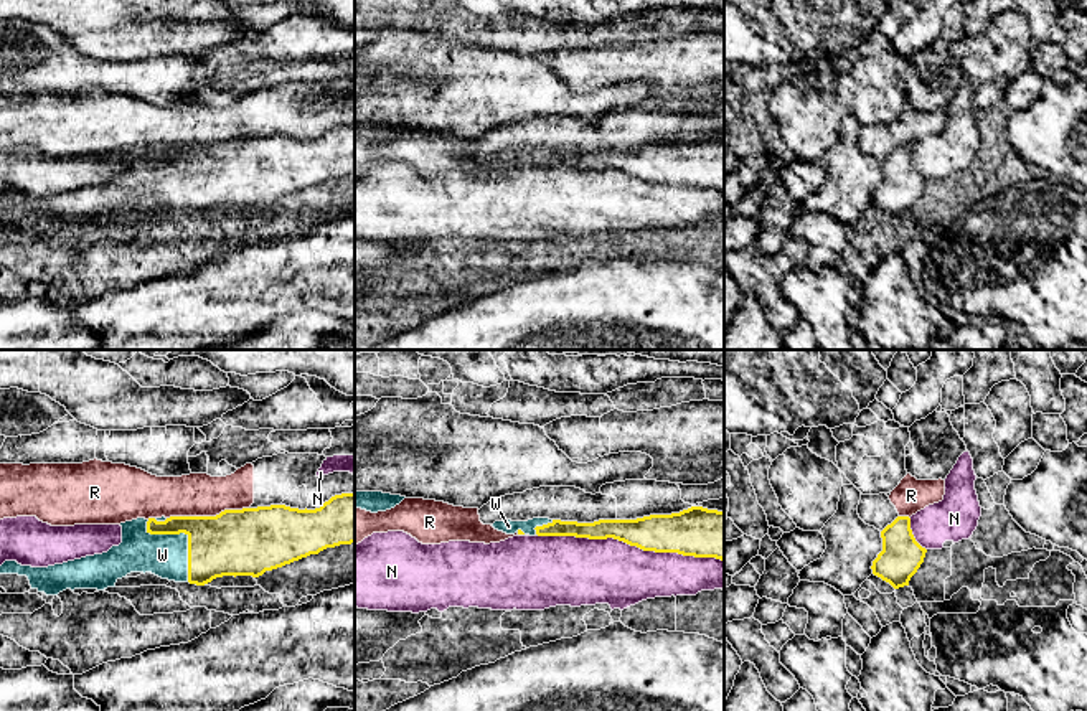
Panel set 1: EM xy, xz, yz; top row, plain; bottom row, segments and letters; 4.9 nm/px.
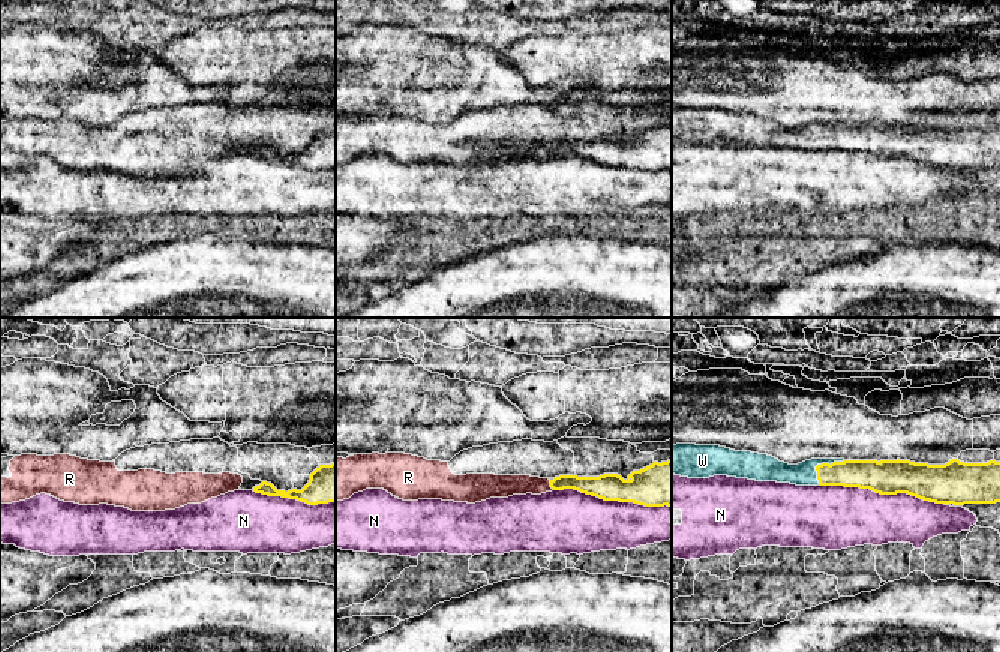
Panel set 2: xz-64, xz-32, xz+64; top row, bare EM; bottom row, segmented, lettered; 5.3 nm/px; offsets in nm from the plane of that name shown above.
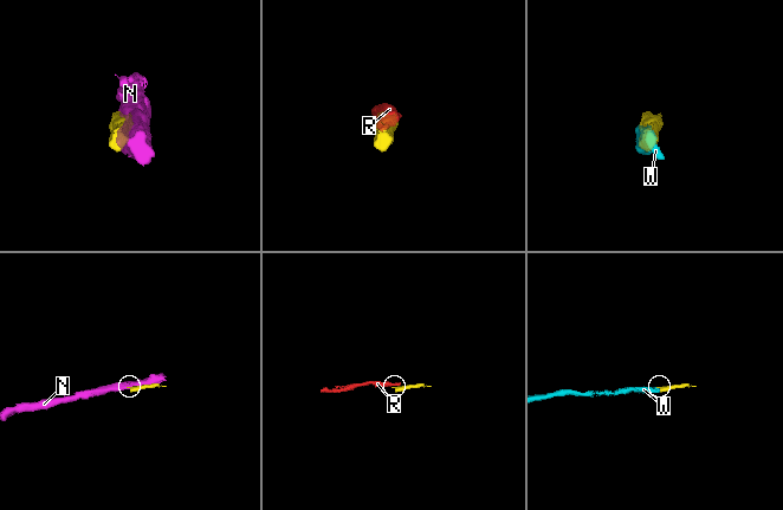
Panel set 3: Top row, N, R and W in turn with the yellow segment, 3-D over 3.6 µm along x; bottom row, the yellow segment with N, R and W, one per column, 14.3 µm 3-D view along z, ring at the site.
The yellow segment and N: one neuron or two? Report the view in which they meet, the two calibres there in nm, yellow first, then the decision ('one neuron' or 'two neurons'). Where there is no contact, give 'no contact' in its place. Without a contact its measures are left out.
meets yellow in xz; 190 nm thick on the yellow side, 320 nm on the other; two neurons

